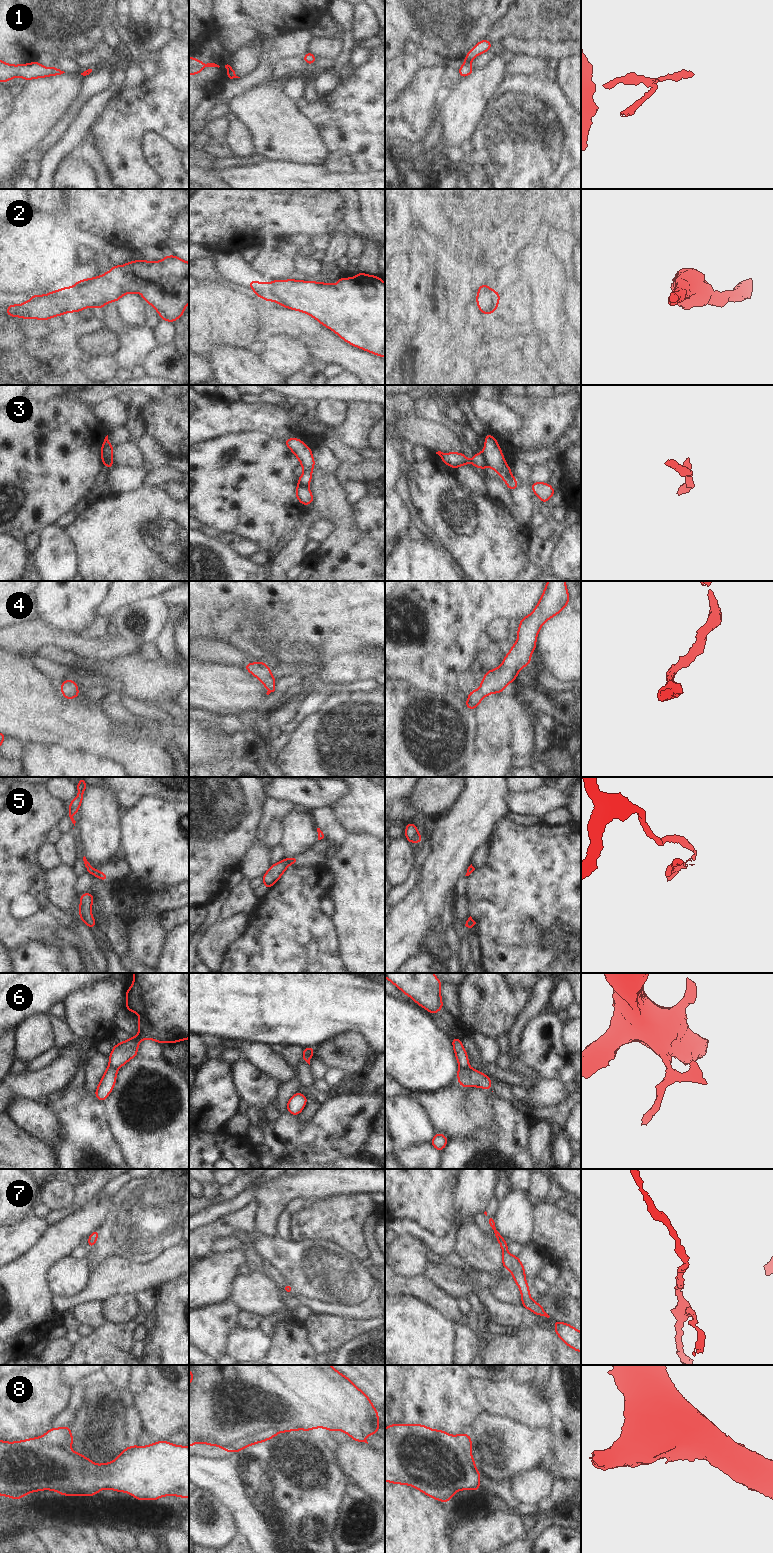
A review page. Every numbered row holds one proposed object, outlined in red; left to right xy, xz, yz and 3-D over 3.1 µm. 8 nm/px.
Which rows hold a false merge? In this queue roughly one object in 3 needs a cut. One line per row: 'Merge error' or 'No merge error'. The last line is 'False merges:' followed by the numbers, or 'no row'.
1: Merge error
2: No merge error
3: Merge error
4: No merge error
5: Merge error
6: Merge error
7: No merge error
8: No merge error
False merges: 1, 3, 5, 6.

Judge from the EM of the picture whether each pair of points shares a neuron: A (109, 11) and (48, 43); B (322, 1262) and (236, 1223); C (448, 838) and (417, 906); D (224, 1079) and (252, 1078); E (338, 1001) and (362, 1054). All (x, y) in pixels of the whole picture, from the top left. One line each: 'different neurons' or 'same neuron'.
A: same neuron
B: same neuron
C: same neuron
D: different neurons
E: different neurons

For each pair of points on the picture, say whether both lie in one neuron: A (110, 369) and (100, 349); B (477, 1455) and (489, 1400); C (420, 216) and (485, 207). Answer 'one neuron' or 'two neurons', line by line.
A: two neurons
B: two neurons
C: two neurons

